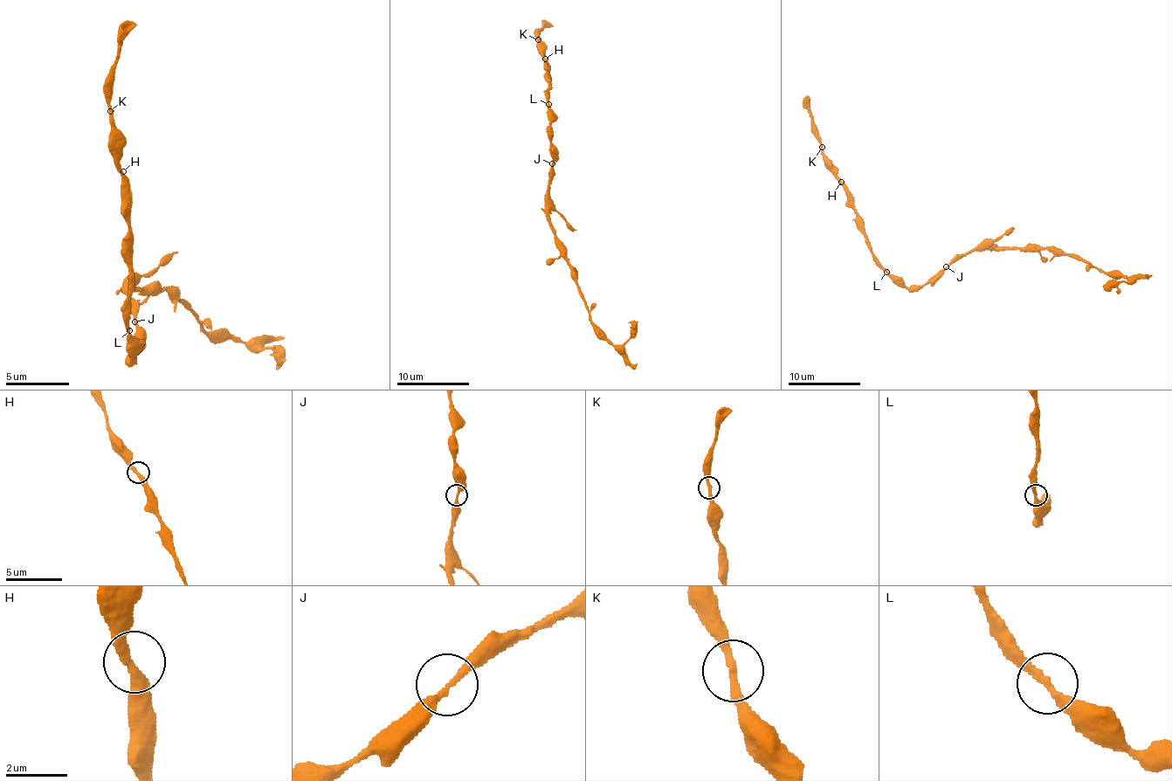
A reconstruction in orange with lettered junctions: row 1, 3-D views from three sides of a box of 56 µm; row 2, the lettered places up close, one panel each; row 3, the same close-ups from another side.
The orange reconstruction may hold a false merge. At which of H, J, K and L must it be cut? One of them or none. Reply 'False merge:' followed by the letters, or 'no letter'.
False merge: no letter

